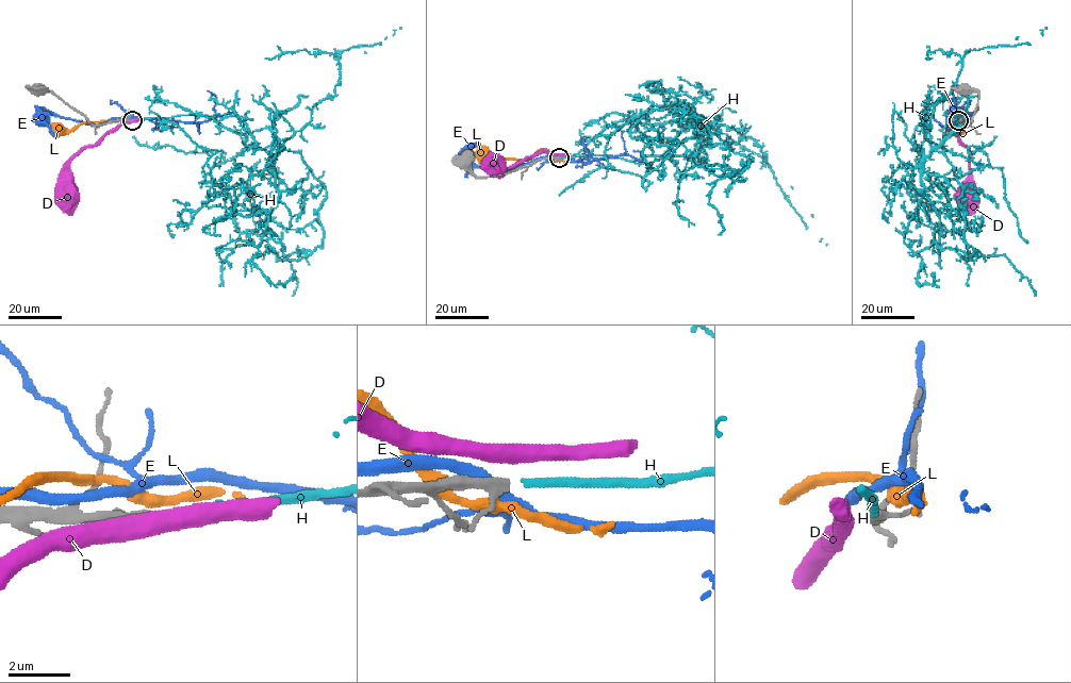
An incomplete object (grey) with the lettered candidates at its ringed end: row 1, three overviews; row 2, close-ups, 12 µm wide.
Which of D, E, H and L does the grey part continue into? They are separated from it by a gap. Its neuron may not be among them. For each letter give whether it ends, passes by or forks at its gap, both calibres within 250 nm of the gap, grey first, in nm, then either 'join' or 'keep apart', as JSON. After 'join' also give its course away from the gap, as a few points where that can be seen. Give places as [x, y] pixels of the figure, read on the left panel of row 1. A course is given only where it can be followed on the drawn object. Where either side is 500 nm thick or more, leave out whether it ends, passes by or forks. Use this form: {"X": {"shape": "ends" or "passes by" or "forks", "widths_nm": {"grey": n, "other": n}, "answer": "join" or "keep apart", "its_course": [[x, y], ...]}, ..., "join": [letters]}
{"D": {"widths_nm": {"grey": 240, "other": 500}, "answer": "keep apart"}, "E": {"shape": "forks", "widths_nm": {"grey": 240, "other": 280}, "answer": "keep apart"}, "H": {"shape": "ends", "widths_nm": {"grey": 240, "other": 240}, "answer": "join", "its_course": [[134, 120], [268, 128], [281, 146], [273, 210], [236, 204], [212, 181], [211, 152], [176, 123], [158, 130]]}, "L": {"shape": "passes by", "widths_nm": {"grey": 240, "other": 360}, "answer": "keep apart"}, "join": ["H"]}

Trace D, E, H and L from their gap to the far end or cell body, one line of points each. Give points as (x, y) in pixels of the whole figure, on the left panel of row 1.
D: (132, 120), (109, 131), (70, 161), (68, 190)
E: (132, 118), (95, 125), (47, 114), (40, 123), (40, 120)
H: (134, 120), (268, 128), (281, 146), (273, 210), (236, 204), (212, 181), (211, 152), (176, 123), (158, 130)
L: (132, 119), (121, 117), (81, 122), (69, 130), (56, 130)

